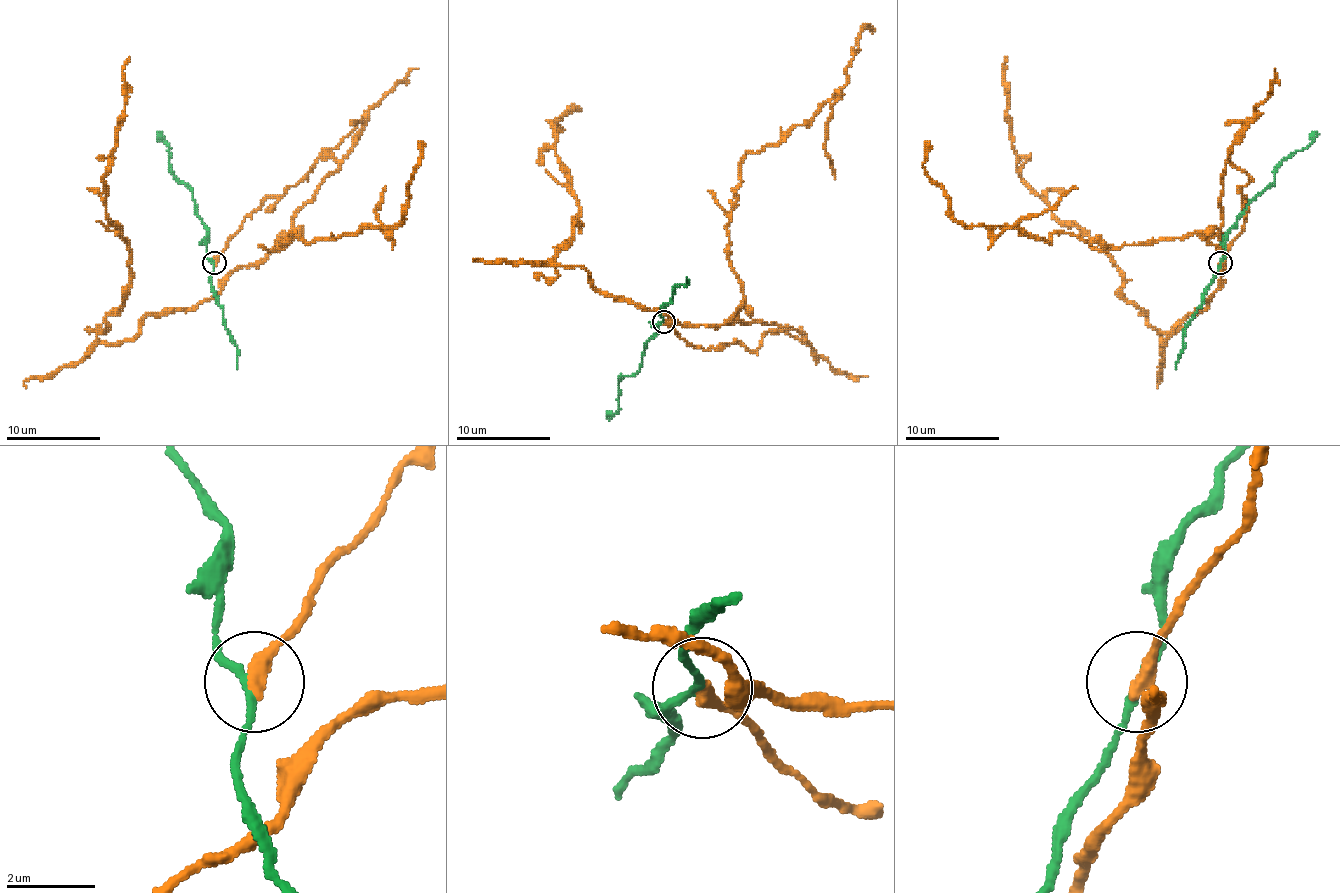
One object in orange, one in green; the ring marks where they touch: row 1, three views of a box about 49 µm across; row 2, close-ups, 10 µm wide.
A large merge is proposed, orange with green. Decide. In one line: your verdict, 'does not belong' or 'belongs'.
does not belong

